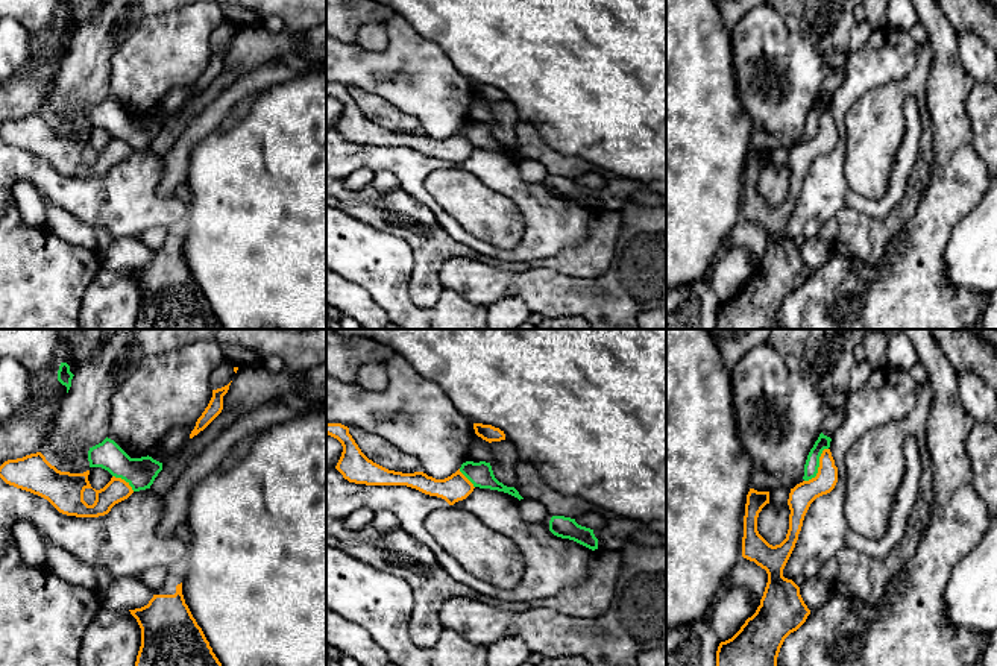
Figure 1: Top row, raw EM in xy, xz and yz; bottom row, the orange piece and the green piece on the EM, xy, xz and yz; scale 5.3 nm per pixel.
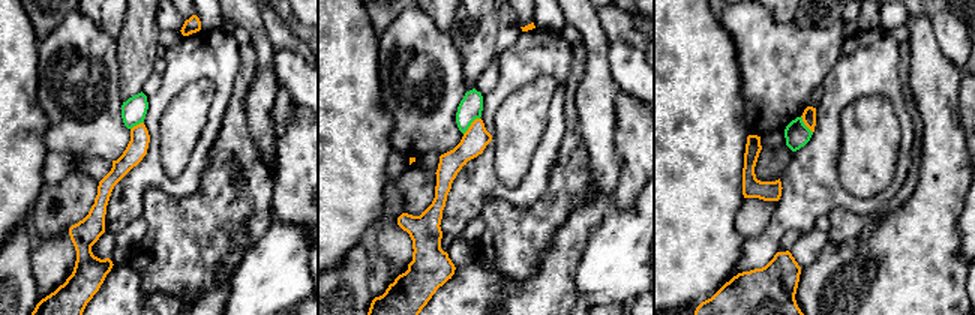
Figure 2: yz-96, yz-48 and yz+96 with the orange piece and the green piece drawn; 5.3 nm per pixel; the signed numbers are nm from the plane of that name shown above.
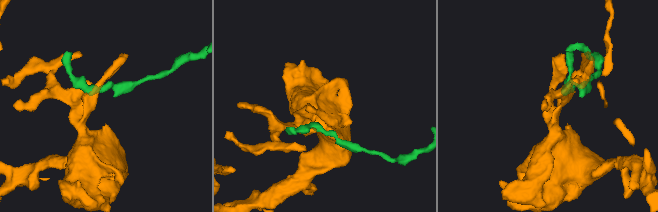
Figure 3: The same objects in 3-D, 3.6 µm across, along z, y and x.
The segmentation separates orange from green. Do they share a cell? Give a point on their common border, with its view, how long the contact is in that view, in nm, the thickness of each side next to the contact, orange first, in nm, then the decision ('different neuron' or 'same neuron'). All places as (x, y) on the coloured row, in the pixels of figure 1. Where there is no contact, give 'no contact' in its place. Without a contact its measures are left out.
yz (820, 466) | 220 nm | 130/80 nm | different neuron

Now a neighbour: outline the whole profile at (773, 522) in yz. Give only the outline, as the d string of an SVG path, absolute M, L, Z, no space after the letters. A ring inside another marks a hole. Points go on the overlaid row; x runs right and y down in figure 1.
M766 504L757 517L759 534L772 546L780 545L789 529L789 505Z

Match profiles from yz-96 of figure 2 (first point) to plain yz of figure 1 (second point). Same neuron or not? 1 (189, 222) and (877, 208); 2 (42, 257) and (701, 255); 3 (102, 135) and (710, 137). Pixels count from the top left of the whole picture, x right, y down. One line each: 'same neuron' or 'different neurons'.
1: different neurons
2: different neurons
3: different neurons

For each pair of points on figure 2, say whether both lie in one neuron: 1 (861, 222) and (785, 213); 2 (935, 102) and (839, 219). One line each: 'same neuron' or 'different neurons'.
1: different neurons
2: different neurons

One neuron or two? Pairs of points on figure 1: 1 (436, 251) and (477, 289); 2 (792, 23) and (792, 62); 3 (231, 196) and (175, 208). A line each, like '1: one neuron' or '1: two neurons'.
1: two neurons
2: two neurons
3: two neurons

